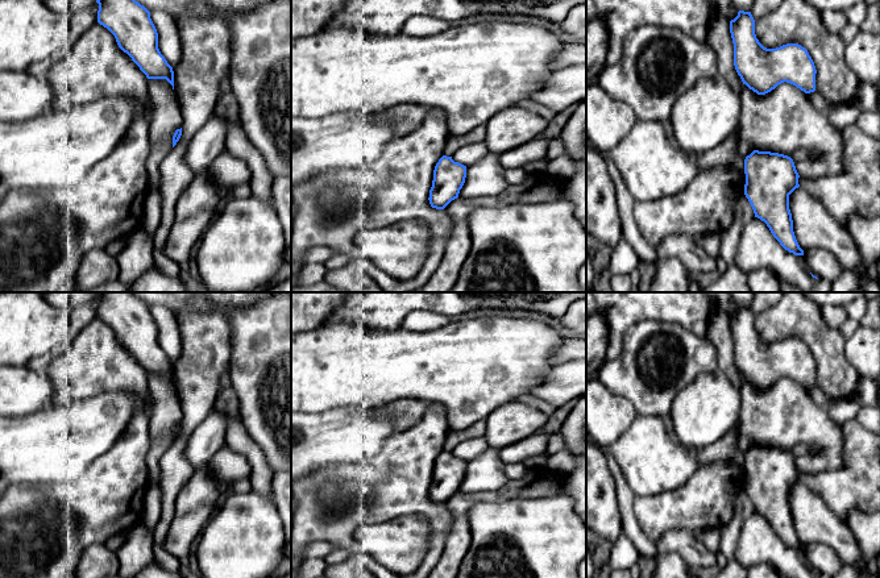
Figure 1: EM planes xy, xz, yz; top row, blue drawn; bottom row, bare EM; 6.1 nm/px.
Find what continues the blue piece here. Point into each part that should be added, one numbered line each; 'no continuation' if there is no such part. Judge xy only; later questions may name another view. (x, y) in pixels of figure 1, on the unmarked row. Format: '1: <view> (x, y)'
no continuation

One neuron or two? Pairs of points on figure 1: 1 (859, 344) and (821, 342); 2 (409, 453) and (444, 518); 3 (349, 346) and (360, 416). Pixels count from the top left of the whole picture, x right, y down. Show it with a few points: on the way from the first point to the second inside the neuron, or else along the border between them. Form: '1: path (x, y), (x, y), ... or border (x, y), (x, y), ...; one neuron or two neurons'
1: border (845, 340), (845, 357), (858, 373); two neurons
2: path (409, 470), (409, 487), (427, 506); one neuron
3: border (389, 404), (337, 406), (328, 410); two neurons

